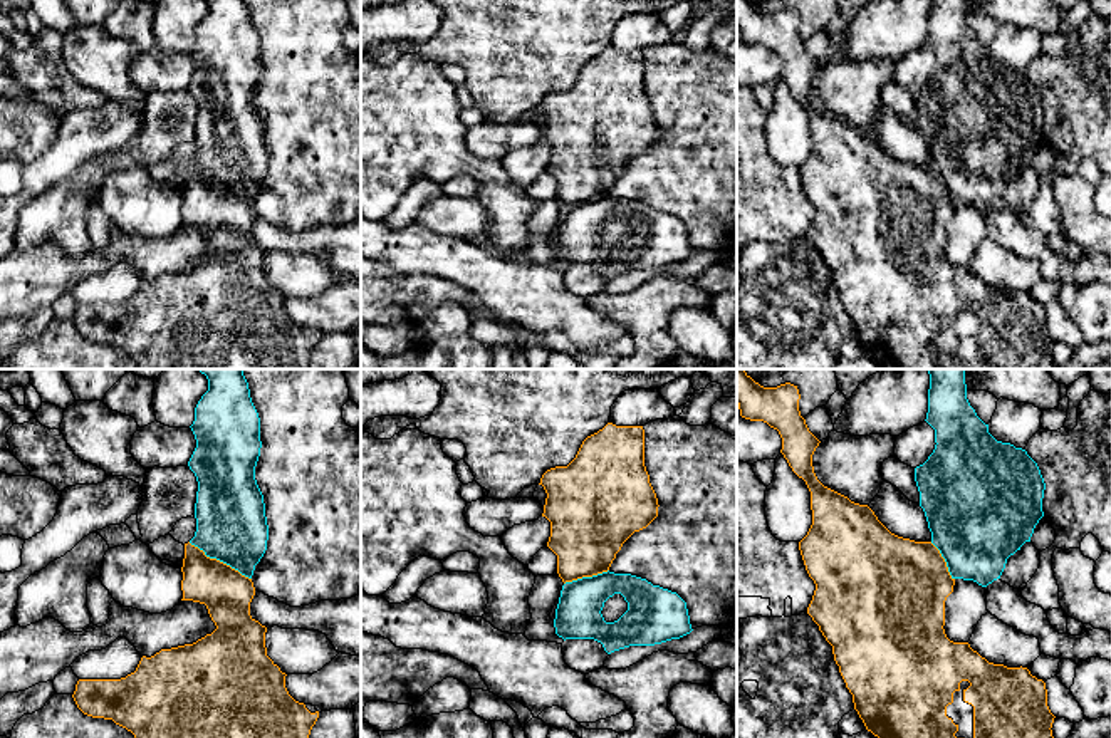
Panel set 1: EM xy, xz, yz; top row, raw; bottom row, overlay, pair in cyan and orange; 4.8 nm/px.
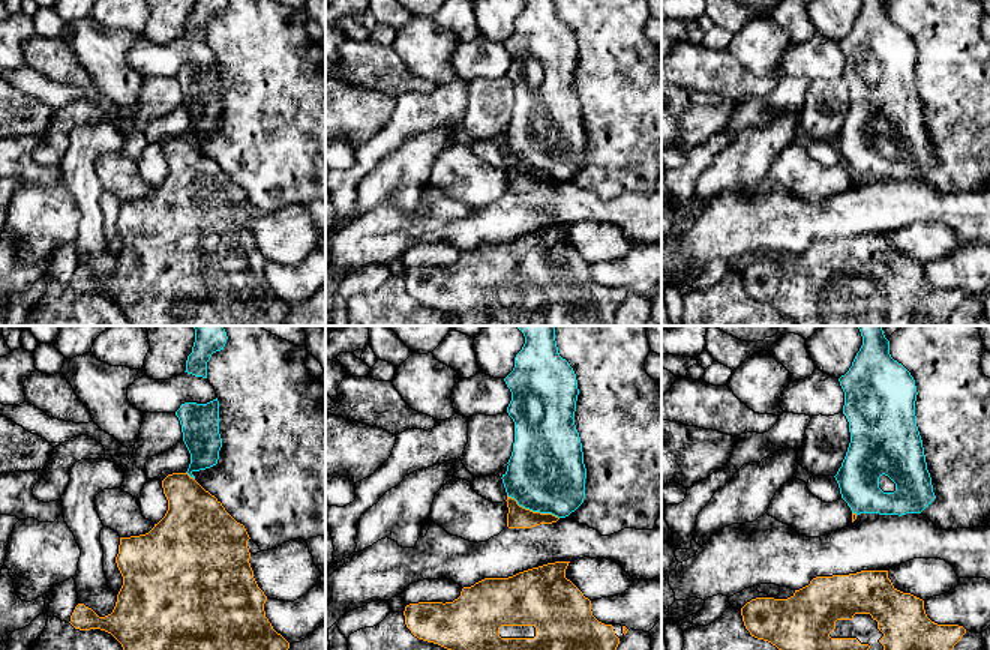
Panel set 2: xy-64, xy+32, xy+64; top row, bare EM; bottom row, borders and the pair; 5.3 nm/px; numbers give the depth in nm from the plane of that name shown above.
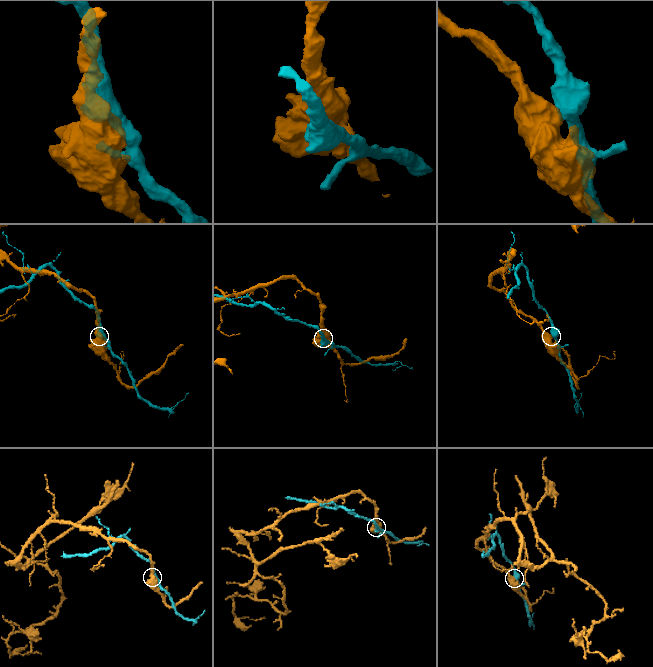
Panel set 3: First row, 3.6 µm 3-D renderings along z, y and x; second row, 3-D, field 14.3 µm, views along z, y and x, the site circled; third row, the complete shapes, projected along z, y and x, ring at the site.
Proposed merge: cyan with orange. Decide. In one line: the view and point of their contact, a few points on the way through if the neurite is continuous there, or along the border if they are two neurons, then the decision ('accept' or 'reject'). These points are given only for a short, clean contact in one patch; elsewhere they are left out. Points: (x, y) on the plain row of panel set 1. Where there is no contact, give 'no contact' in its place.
xy (220, 185) | along xy (188, 166), (250, 203) | reject

